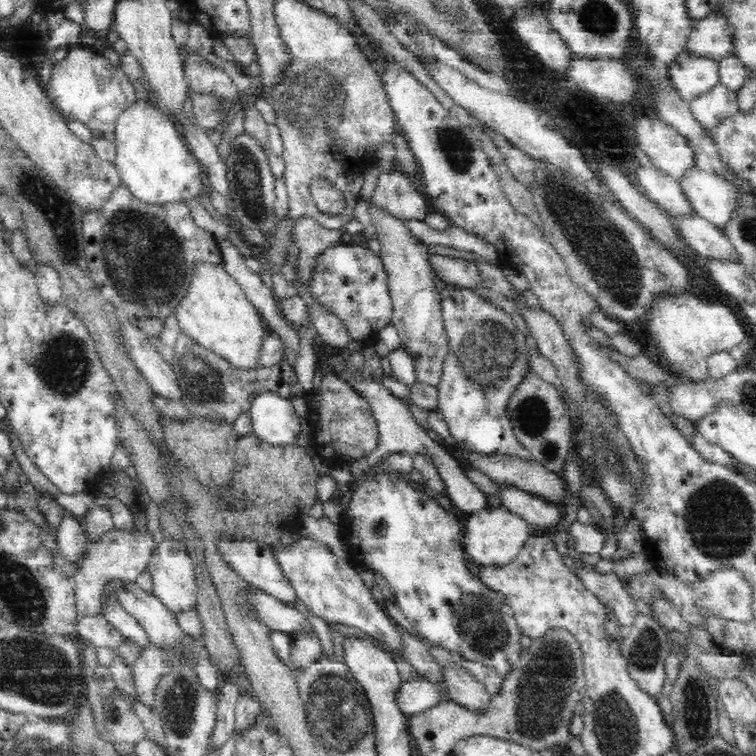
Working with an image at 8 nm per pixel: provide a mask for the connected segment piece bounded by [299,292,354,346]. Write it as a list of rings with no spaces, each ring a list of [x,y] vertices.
[[[304,292],[299,296],[306,303],[306,307],[312,315],[312,323],[316,327],[318,337],[330,345],[344,346],[349,340],[353,340],[350,327],[344,323],[340,316],[322,305],[311,292]]]

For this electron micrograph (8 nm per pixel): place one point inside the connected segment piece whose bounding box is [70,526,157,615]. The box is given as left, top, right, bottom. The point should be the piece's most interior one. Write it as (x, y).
(124, 554)

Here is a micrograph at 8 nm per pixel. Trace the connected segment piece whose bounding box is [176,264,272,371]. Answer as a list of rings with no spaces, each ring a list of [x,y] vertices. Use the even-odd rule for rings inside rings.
[[[209,264],[198,266],[197,276],[193,280],[193,288],[190,288],[189,295],[182,300],[176,316],[179,330],[186,331],[198,343],[227,360],[230,366],[238,368],[240,371],[252,371],[253,368],[262,367],[262,344],[265,342],[266,336],[272,332],[272,328],[254,303],[247,299],[237,280],[223,266],[220,268],[214,268]]]

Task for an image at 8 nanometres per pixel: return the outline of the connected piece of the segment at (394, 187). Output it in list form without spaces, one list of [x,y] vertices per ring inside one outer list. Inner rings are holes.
[[[399,171],[381,172],[368,201],[376,210],[402,220],[427,213],[426,197]]]

